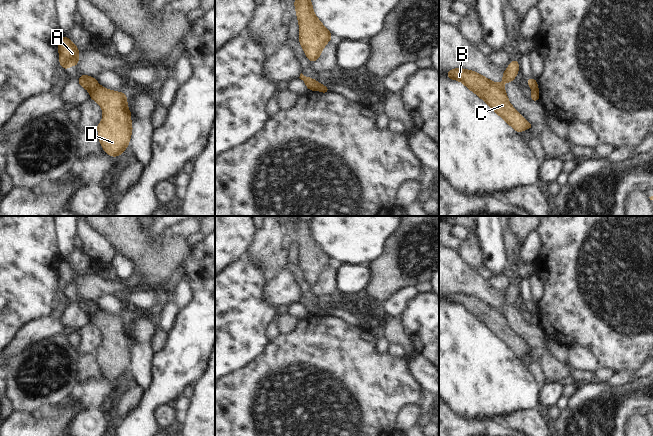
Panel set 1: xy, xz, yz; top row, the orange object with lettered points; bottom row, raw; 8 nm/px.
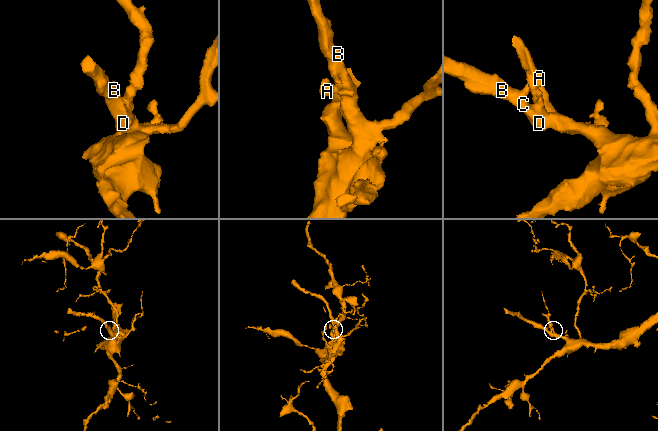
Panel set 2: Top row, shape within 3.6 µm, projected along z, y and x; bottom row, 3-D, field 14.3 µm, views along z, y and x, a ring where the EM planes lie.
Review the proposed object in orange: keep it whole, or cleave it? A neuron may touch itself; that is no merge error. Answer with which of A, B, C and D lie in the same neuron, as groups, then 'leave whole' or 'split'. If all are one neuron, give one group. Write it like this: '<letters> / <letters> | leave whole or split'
A / B C D | split

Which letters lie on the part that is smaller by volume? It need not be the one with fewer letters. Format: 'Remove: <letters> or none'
Remove: A

